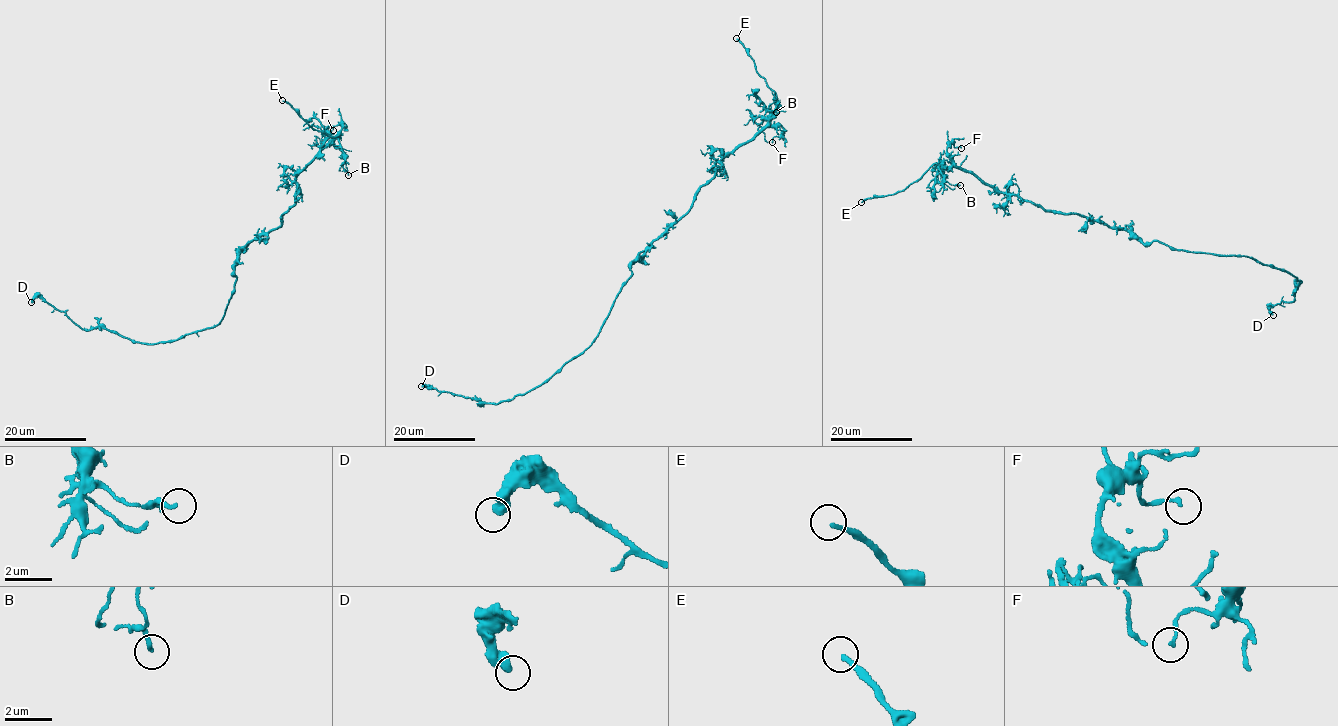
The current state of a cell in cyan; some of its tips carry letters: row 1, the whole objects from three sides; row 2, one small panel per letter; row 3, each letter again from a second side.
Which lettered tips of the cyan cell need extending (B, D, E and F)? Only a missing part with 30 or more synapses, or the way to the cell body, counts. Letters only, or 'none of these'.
E

